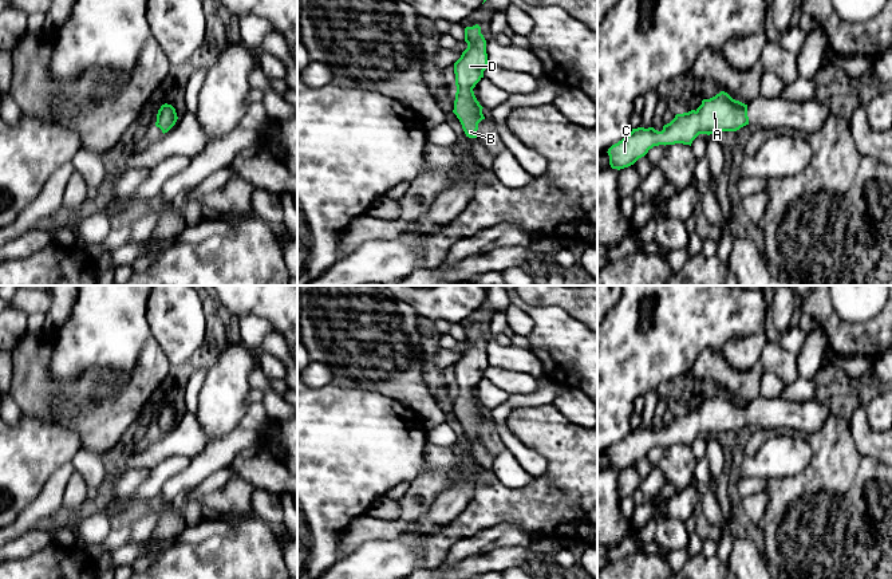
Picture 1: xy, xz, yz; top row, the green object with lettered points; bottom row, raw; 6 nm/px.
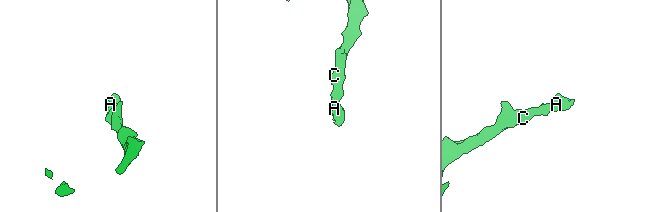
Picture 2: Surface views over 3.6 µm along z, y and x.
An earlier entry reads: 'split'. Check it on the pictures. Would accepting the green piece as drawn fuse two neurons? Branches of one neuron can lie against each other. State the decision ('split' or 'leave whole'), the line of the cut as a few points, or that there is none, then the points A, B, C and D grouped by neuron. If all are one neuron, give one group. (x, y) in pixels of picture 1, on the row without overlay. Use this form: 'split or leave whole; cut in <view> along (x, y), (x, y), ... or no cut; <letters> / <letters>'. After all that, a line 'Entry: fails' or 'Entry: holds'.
leave whole; no cut; A B C D
Entry: fails

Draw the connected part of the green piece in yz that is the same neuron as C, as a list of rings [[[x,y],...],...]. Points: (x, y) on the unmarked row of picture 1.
[[[721,391],[710,399],[703,399],[696,410],[676,414],[662,432],[654,428],[632,429],[628,436],[608,449],[609,465],[620,470],[634,465],[654,446],[675,444],[691,446],[699,434],[737,432],[746,425],[749,425],[747,405]]]

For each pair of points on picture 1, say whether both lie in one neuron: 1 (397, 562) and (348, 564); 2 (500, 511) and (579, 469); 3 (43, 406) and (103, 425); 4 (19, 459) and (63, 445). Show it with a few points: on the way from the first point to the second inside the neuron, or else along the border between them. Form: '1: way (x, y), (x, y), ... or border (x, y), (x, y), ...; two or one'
1: way (385, 562), (360, 564); one
2: way (520, 507), (535, 507), (559, 485); one
3: way (58, 406), (85, 406), (89, 410); one
4: way (30, 452), (52, 445); one

